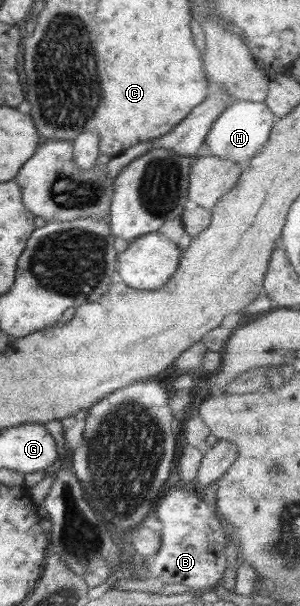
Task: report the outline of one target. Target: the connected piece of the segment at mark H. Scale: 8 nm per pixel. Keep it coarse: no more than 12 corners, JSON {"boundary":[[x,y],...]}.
{"boundary":[[231,101],[212,124],[209,155],[247,163],[277,117],[264,102]]}

